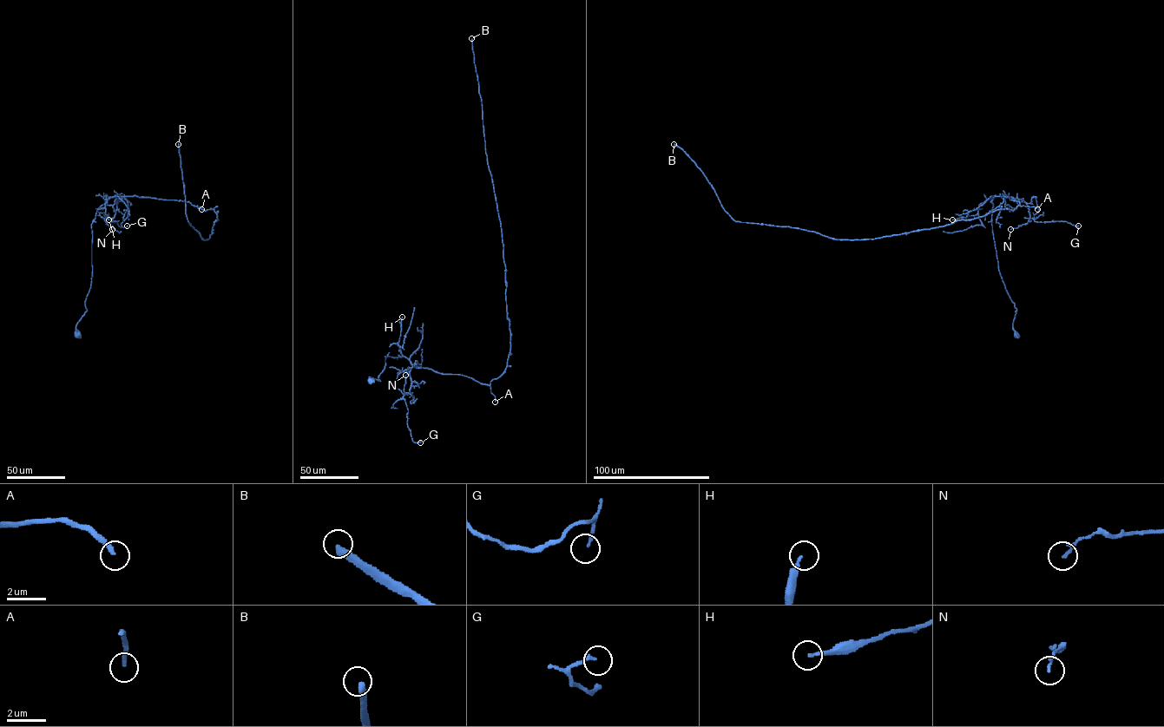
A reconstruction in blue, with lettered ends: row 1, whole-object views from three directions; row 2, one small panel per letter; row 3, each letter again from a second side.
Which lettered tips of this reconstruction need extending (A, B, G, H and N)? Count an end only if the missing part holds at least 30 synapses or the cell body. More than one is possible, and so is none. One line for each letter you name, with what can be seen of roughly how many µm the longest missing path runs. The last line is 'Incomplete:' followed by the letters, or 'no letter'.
A: Missing length about 180 µm
B: Missing length about 90 µm
Incomplete: A, B

